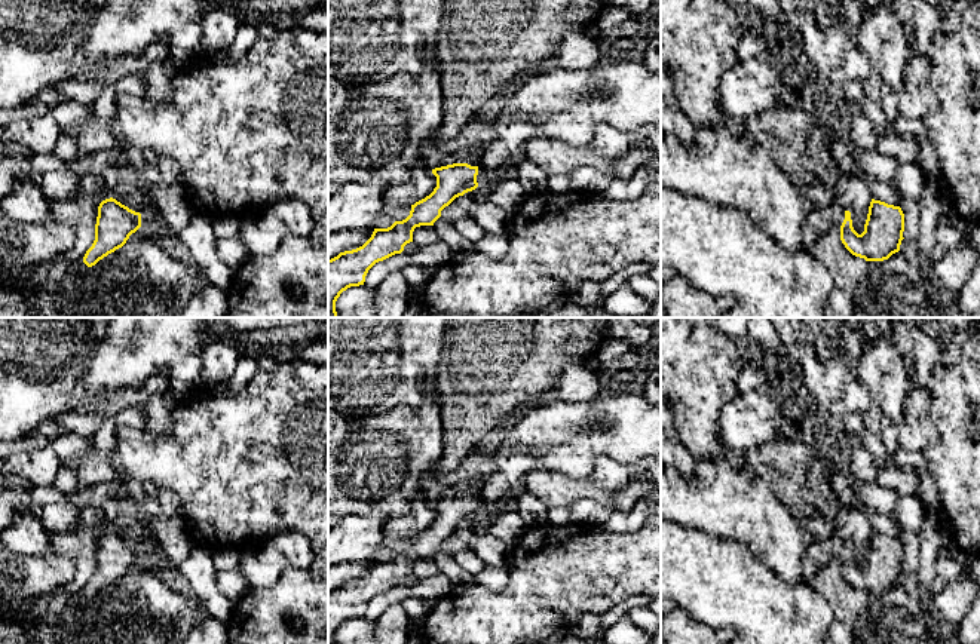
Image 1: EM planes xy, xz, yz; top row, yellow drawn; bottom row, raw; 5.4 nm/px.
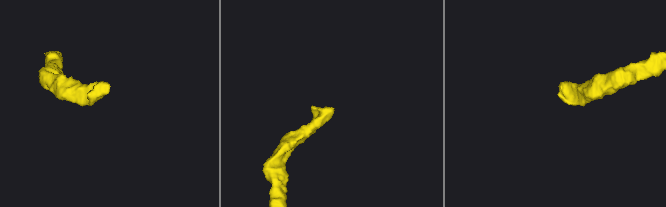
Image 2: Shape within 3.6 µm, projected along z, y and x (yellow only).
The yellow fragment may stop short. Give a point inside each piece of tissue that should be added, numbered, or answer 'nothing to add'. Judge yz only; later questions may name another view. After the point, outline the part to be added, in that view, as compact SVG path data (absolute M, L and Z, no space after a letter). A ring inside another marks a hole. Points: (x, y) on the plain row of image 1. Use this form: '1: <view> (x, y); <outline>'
1: yz (820, 554); M834 534L812 542L802 559L803 583L811 583L824 567L834 559L840 559L843 552L845 542Z

